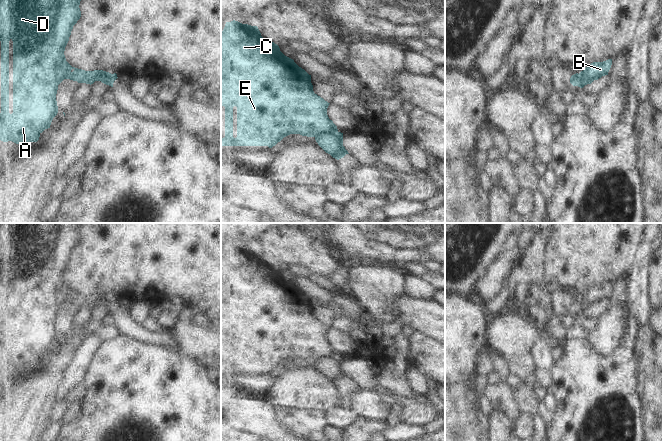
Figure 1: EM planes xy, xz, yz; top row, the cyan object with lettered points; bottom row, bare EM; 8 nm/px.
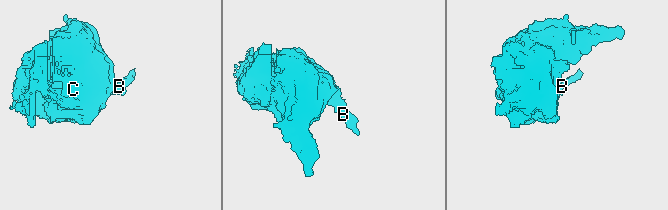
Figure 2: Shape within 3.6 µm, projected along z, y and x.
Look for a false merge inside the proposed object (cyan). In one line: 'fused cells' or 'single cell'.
fused cells

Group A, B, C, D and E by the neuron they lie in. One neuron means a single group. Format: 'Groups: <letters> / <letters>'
Groups: A C D E / B

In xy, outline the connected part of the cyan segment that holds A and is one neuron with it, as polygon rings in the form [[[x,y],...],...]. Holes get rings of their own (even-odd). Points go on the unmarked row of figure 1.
[[[0,223],[0,265],[1,265],[1,337],[0,337],[0,364],[3,366],[12,365],[16,368],[23,366],[37,366],[40,358],[50,352],[53,342],[58,337],[56,318],[58,309],[64,303],[77,305],[78,307],[93,308],[95,305],[101,305],[106,309],[114,307],[113,299],[103,294],[85,295],[72,291],[65,282],[64,275],[69,265],[73,250],[81,241],[79,232],[81,223]],[[9,265],[13,265],[13,337],[9,337]]]

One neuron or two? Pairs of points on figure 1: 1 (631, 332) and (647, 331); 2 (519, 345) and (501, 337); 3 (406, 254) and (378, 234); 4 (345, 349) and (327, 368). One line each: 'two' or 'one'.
1: two
2: one
3: one
4: one

